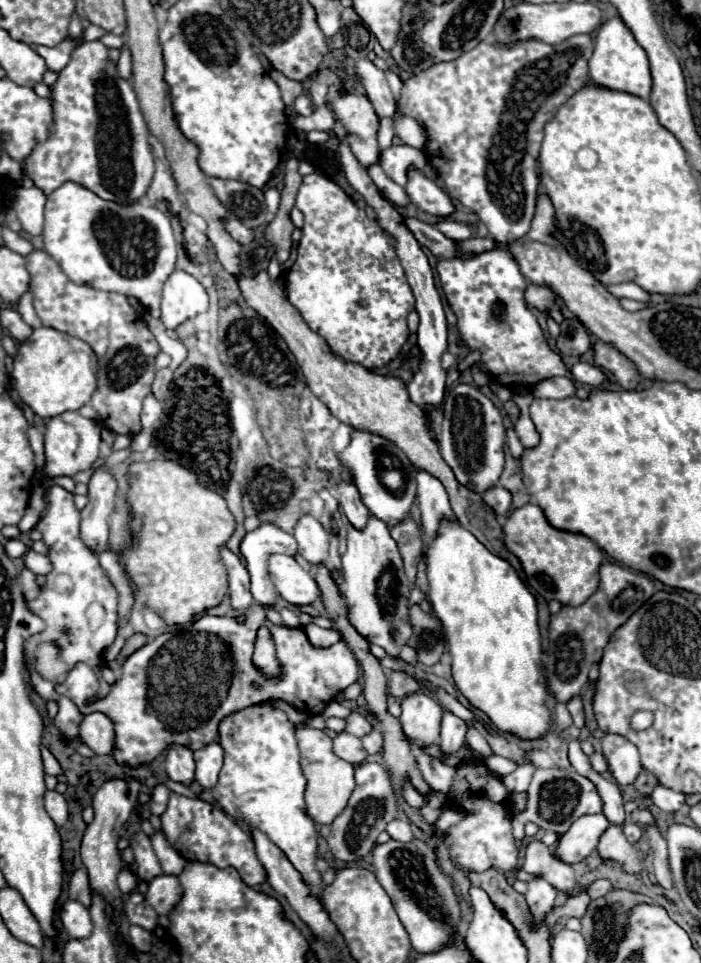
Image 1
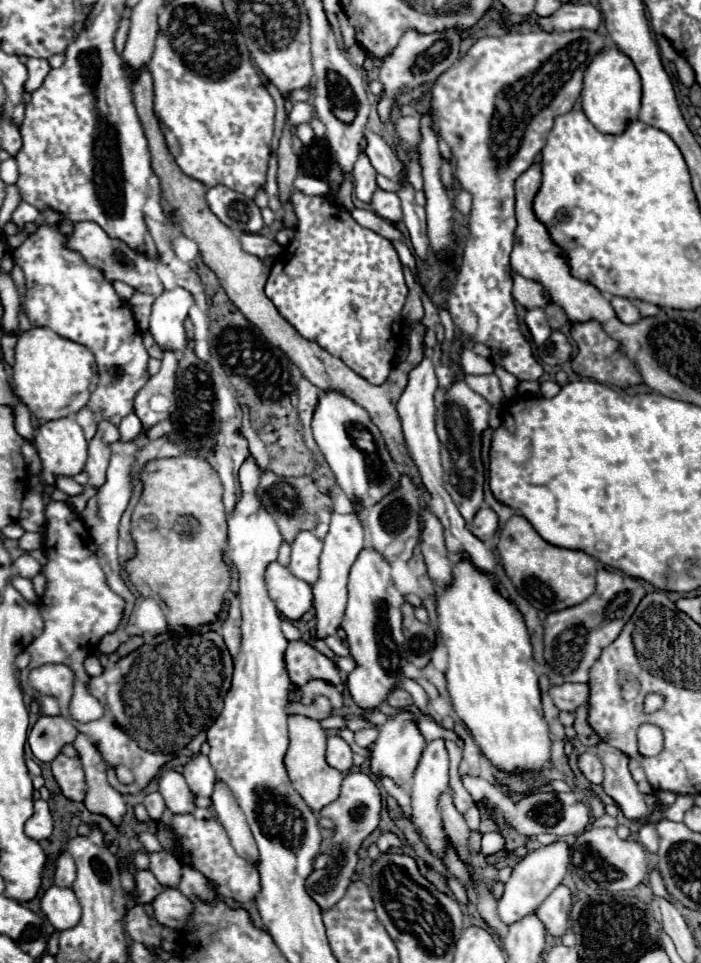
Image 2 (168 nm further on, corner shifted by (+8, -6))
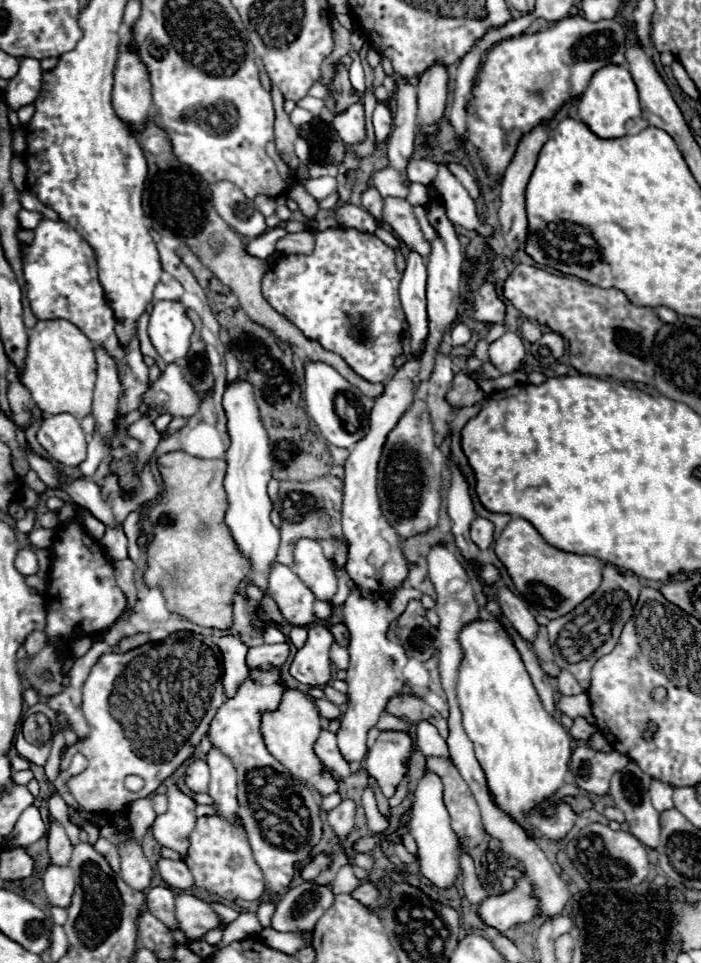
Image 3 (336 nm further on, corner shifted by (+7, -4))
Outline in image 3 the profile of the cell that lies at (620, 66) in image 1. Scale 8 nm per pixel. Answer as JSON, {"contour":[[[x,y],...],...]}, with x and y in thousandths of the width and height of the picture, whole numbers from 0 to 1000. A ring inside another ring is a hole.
{"contour":[[[869,66],[846,79],[846,83],[840,85],[840,91],[829,98],[826,123],[849,141],[863,143],[863,145],[886,143],[886,141],[894,141],[894,139],[909,139],[909,137],[914,137],[917,133],[926,131],[920,127],[920,123],[914,120],[909,89],[906,89],[894,69]]]}

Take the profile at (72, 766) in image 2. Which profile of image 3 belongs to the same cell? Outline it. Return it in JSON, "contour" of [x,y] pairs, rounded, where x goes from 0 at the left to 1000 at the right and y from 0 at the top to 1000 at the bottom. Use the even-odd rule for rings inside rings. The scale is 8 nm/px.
{"contour":[[[252,656],[244,658],[235,667],[213,667],[178,679],[147,679],[118,710],[118,744],[127,752],[127,764],[113,766],[104,775],[98,775],[96,785],[87,791],[87,800],[96,800],[101,787],[110,781],[127,789],[124,800],[98,808],[98,820],[104,829],[124,843],[178,847],[184,835],[218,825],[227,814],[278,781],[318,729],[321,721],[315,714],[315,677],[298,660]],[[184,804],[195,804],[207,810],[201,822],[184,822],[175,816],[175,810]]]}

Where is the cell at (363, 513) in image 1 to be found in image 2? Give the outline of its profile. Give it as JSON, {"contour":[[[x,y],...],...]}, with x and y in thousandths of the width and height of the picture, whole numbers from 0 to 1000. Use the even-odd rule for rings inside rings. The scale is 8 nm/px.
{"contour":[[[474,532],[471,552],[462,559],[462,573],[456,577],[456,600],[445,609],[448,633],[451,633],[451,660],[454,663],[465,663],[485,652],[485,646],[491,642],[494,619],[496,619],[496,615],[494,615],[496,592],[499,592],[502,584],[511,579],[516,569],[519,569],[519,548],[516,548],[514,538],[505,532],[496,532],[496,534]]]}

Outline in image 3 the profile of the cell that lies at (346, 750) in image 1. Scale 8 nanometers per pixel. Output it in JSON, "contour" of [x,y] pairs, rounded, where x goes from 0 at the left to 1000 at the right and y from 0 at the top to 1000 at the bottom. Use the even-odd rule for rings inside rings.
{"contour":[[[458,758],[455,766],[452,766],[449,775],[447,775],[447,781],[449,781],[449,785],[452,785],[466,798],[478,800],[484,806],[495,808],[495,806],[501,804],[498,793],[489,789],[489,785],[486,785],[486,781],[484,781],[484,777],[481,777],[481,766],[478,766],[475,760]]]}

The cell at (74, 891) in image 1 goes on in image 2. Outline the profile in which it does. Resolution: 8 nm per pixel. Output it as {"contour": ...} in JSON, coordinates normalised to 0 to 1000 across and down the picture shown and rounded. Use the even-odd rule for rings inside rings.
{"contour":[[[94,885],[86,887],[86,891],[83,891],[77,912],[80,912],[80,920],[86,920],[86,922],[100,922],[106,912],[108,912],[108,899],[106,899],[103,891]]]}

